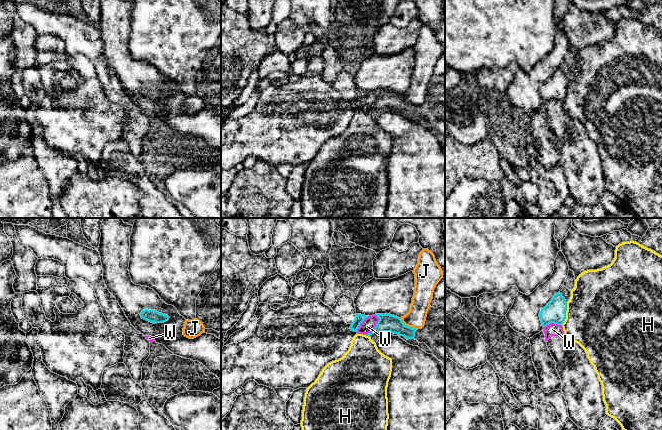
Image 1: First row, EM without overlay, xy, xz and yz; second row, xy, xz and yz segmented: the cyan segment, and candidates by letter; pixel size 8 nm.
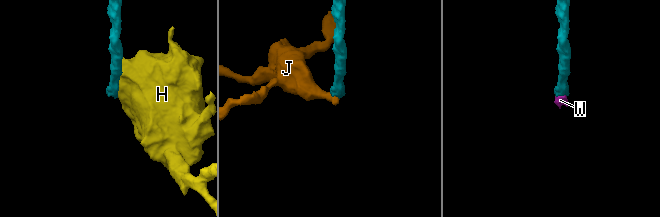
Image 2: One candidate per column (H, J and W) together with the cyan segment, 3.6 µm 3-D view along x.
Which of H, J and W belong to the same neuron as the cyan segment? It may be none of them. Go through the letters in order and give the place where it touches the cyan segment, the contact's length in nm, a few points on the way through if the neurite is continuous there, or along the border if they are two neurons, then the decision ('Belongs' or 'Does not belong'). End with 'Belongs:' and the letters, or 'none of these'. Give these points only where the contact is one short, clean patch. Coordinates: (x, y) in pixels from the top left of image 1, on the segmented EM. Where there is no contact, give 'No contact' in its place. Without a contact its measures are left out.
H: Touches cyan at yz (565, 313). Shared border 190 nm. Does not belong
J: Touches cyan at xz (408, 326). Shared border 170 nm. Boundary: xz (400, 318), (406, 325), (417, 329). Does not belong
W: Touches cyan at xz (375, 326). Shared border 190 nm. Boundary: xz (375, 314), (378, 321), (375, 327), (365, 334). Does not belong
Belongs: none of these

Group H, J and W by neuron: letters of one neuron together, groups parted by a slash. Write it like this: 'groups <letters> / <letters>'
groups H / J W

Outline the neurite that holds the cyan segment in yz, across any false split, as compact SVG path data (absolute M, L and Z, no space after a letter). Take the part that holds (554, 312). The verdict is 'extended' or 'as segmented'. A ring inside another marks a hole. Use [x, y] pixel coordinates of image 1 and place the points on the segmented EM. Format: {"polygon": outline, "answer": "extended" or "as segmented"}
{"polygon": "M558 292L539 313L543 327L551 323L562 325L566 319L566 311L567 302L562 294Z", "answer": "as segmented"}

